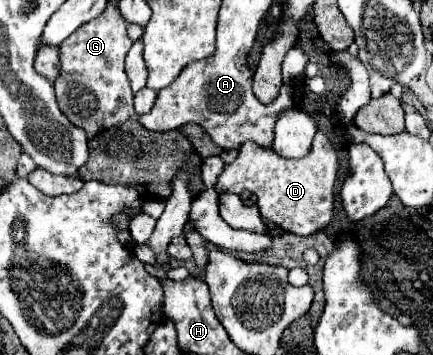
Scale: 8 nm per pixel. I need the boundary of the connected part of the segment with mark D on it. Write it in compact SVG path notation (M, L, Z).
M319 130L313 138L311 150L299 160L287 160L271 148L263 148L247 140L239 148L235 162L225 166L219 178L219 192L241 194L249 190L257 196L257 206L267 224L279 226L297 236L309 236L331 222L334 207L334 186L339 166L337 151L329 138Z

